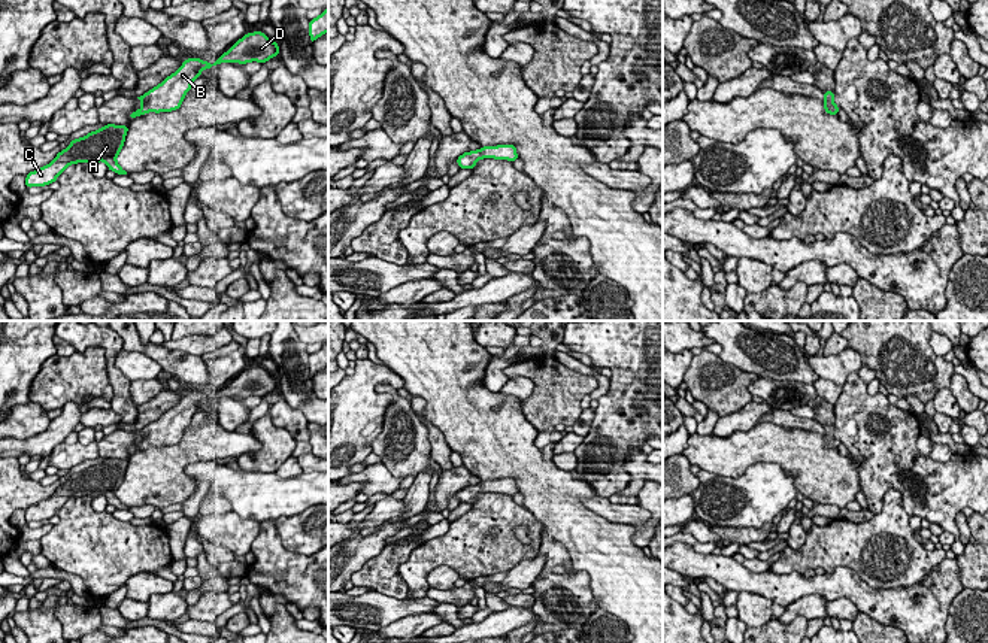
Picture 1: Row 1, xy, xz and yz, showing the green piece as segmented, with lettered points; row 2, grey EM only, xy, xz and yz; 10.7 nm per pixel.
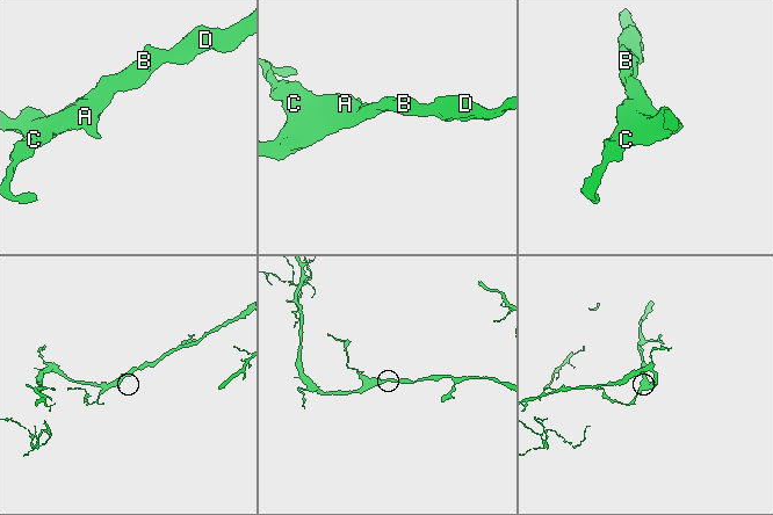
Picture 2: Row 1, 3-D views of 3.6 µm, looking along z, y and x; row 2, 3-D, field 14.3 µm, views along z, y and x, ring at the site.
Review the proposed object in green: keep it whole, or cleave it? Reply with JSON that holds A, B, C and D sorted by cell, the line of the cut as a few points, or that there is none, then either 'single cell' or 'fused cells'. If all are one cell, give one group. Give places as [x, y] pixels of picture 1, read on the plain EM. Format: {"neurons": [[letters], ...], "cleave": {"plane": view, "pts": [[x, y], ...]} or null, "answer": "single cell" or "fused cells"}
{"neurons": [["A", "B", "C", "D"]], "cleave": null, "answer": "single cell"}

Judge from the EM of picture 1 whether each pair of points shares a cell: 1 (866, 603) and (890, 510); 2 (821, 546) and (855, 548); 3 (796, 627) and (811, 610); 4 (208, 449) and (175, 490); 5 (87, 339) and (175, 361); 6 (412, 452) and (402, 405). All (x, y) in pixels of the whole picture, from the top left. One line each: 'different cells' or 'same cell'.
1: different cells
2: same cell
3: different cells
4: same cell
5: different cells
6: same cell

